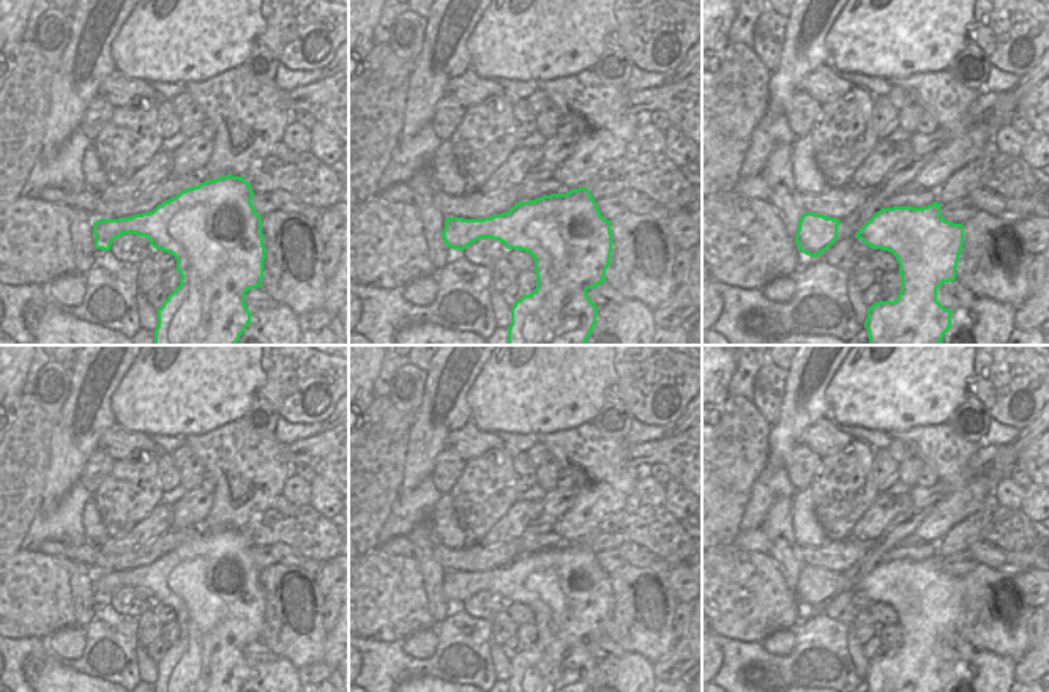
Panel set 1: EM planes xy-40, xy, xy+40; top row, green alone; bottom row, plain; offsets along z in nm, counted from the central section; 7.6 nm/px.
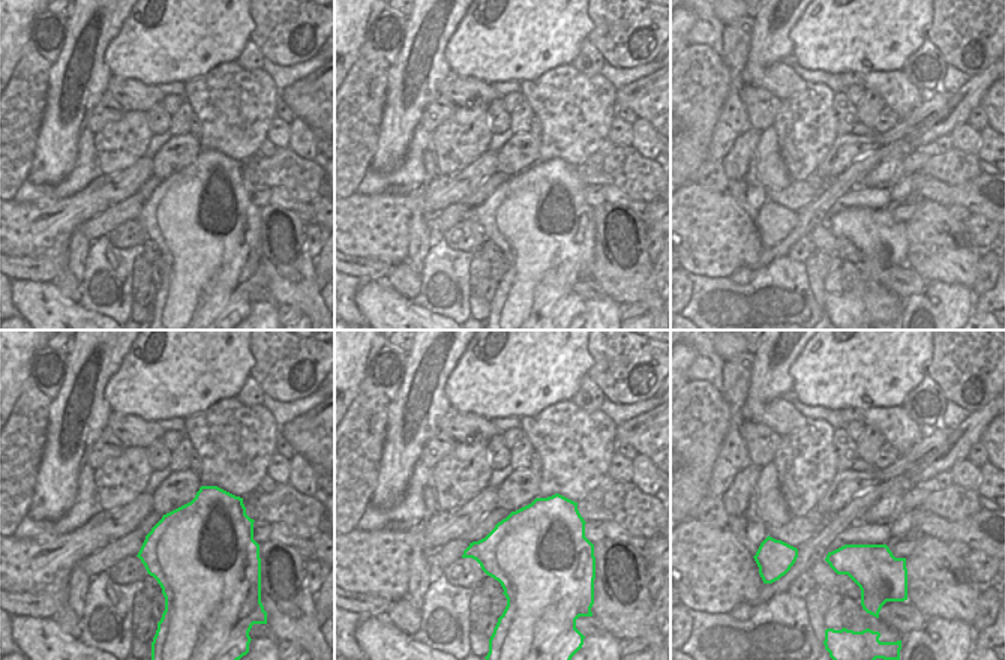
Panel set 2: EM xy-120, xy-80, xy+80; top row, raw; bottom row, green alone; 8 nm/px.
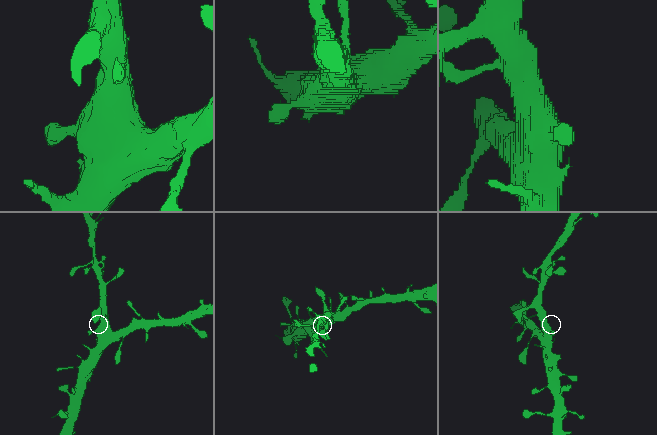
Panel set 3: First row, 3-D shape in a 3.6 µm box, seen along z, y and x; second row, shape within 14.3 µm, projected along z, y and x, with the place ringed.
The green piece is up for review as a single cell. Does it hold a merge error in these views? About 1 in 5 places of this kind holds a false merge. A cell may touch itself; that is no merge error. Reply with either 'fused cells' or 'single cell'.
single cell

